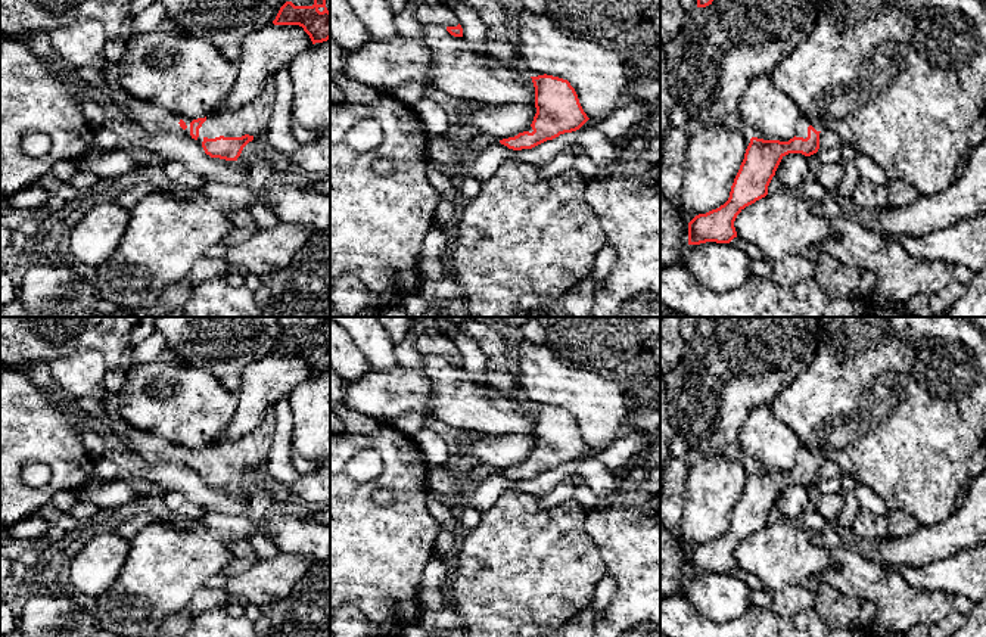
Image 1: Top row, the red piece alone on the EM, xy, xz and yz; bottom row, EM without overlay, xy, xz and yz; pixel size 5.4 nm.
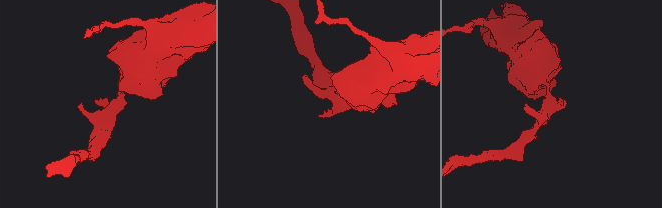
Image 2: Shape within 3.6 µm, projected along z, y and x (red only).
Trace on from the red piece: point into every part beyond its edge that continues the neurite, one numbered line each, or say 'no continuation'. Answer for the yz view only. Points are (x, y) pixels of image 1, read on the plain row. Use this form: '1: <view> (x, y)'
1: yz (802, 456)

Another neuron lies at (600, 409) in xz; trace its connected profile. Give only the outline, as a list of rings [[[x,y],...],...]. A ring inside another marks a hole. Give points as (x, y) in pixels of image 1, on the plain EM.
[[[526,339],[514,344],[517,358],[519,397],[529,405],[553,405],[567,410],[575,419],[579,434],[590,450],[604,450],[618,439],[632,434],[628,426],[632,401],[616,382],[606,379],[598,372],[578,369],[560,360],[553,349],[535,345]]]

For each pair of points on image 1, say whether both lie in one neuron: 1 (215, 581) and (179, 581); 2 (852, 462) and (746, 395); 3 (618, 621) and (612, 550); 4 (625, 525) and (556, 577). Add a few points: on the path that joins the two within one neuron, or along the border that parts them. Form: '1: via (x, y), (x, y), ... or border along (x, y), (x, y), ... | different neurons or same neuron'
1: border along (221, 572), (211, 577), (205, 584) | different neurons
2: border along (793, 379), (768, 403) | different neurons
3: via (625, 603), (625, 568) | same neuron
4: border along (585, 515), (585, 533), (606, 562) | different neurons

